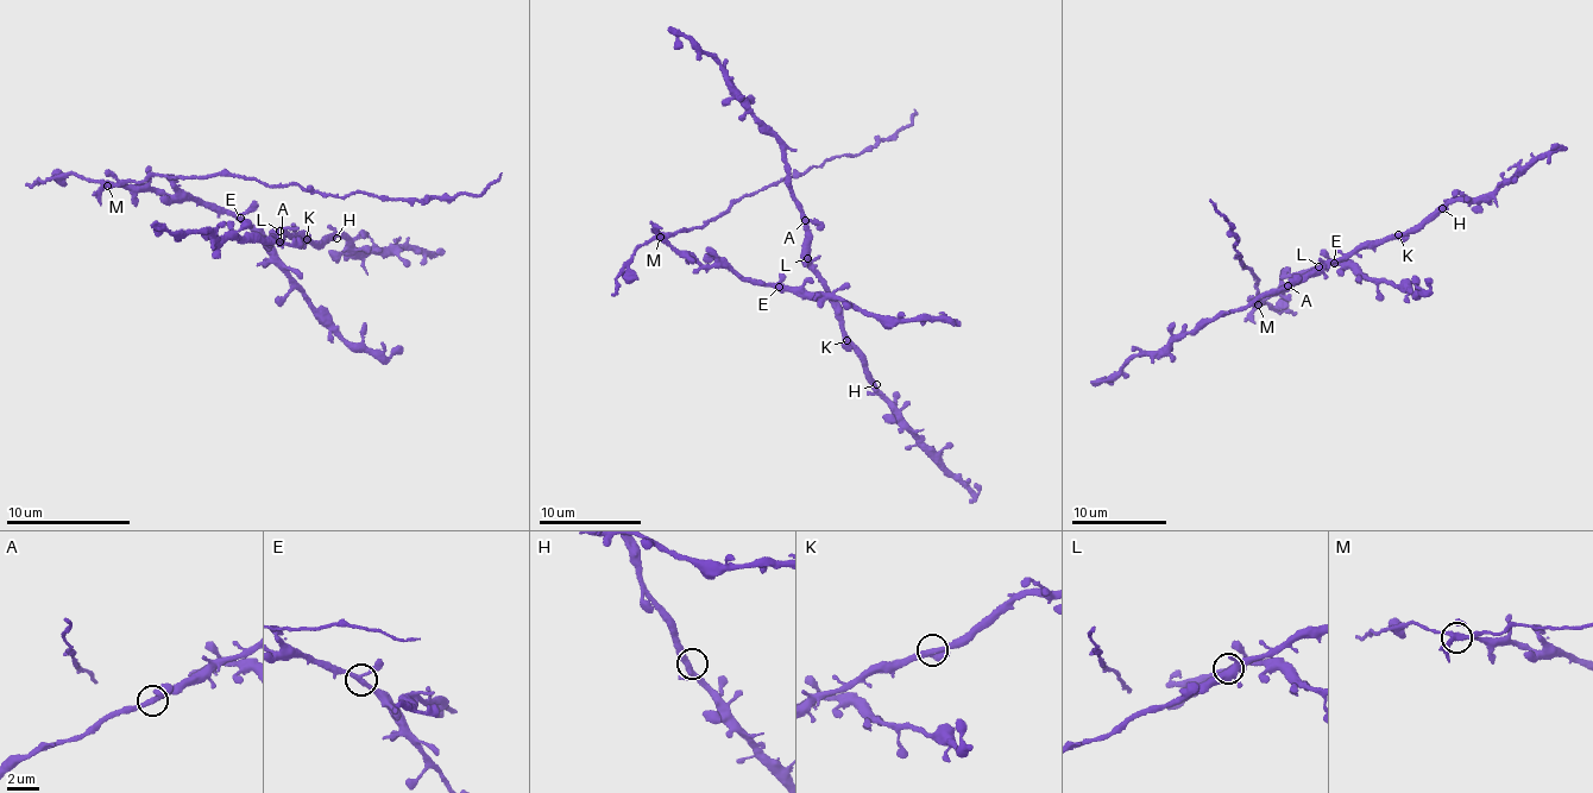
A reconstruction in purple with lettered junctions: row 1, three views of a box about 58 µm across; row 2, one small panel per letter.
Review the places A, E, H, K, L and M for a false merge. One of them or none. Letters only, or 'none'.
M

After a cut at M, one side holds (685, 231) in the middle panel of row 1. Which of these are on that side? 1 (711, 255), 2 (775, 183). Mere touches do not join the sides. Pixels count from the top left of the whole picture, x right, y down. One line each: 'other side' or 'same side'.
1: other side
2: same side

